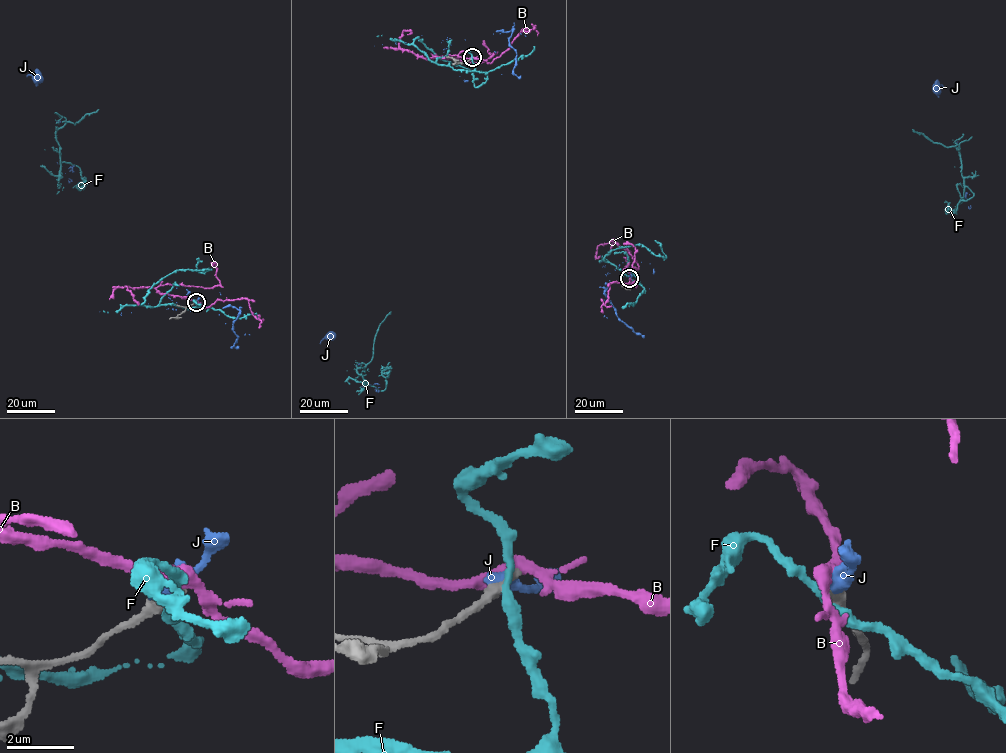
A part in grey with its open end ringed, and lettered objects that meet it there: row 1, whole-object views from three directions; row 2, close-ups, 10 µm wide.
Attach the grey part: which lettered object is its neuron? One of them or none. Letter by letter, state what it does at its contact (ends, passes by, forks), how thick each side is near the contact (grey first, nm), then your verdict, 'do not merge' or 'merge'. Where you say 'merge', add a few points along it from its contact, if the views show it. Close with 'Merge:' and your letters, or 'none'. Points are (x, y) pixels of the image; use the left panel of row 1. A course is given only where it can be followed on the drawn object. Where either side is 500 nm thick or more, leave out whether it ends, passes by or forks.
B: it forks there; 280 nm thick on the grey side, 320 nm on the other; do not merge
F: it passes by; 380 nm thick on the grey side, 240 nm on the other; do not merge
J: 380 nm thick on the grey side, 500 nm on the other; do not merge
Merge: none

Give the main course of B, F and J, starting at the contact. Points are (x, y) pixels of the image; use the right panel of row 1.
B: (629, 277), (626, 268), (629, 253), (638, 269), (632, 266), (635, 248), (623, 243)
F: (630, 278), (603, 257), (639, 244), (664, 258), (912, 130), (958, 145), (974, 195), (944, 202)
J: (630, 277), (965, 197), (957, 142), (936, 87)

